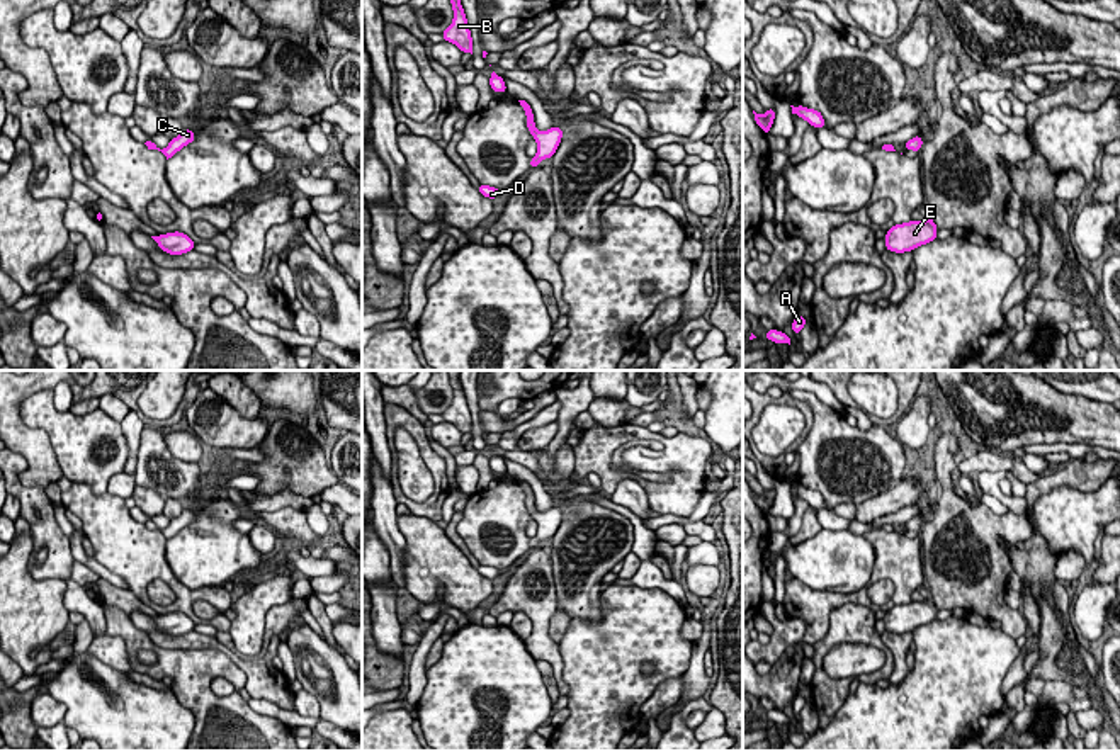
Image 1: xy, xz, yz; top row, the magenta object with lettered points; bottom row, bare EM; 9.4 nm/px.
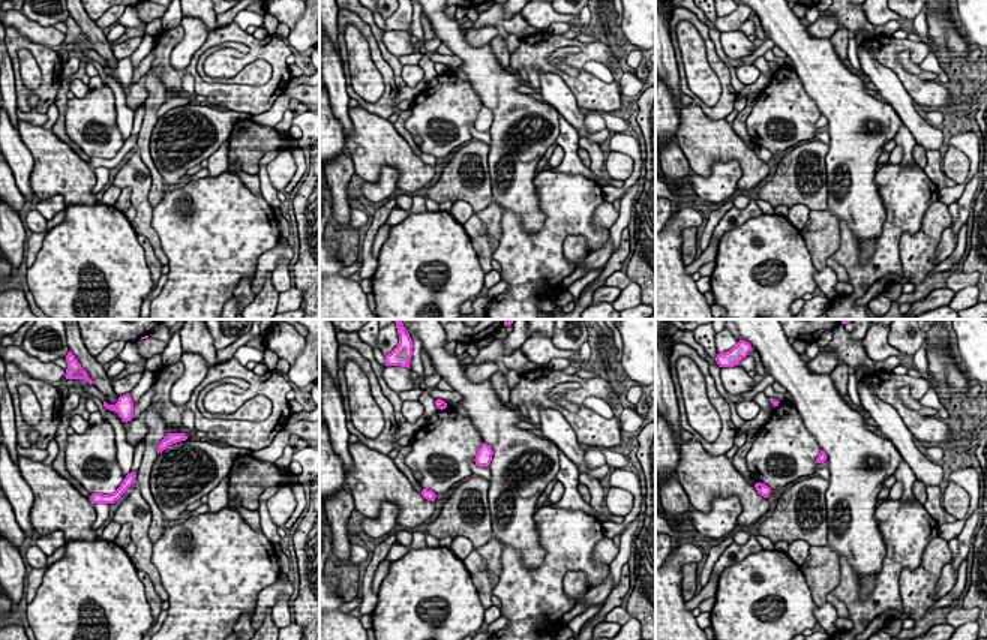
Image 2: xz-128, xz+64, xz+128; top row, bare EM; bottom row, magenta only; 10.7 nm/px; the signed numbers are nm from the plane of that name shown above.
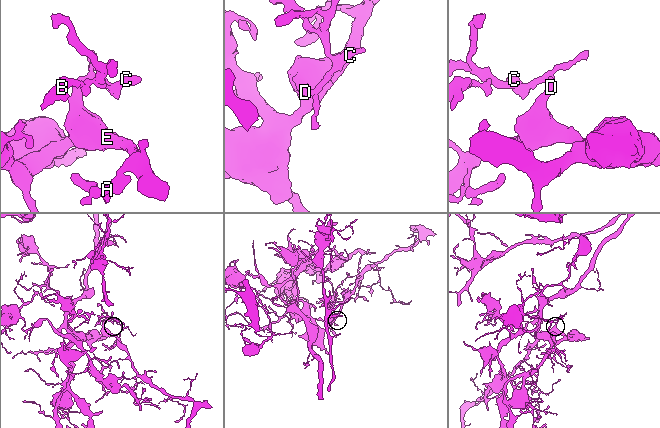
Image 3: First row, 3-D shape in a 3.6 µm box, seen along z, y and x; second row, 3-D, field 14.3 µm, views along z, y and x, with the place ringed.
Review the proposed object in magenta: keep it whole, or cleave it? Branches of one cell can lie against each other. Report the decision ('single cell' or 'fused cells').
single cell

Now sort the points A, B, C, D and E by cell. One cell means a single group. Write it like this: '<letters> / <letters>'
A B C D E

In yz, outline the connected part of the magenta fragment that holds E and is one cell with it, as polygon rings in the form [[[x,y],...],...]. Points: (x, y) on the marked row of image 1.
[[[926,216],[925,221],[894,224],[884,236],[885,250],[894,253],[913,251],[918,246],[936,240],[936,233],[938,228],[930,216]]]

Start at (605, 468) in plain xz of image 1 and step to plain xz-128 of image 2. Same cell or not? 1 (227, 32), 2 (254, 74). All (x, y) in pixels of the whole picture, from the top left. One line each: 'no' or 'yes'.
1: yes
2: no

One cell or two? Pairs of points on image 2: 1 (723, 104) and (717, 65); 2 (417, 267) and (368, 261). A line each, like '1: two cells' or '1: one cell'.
1: one cell
2: two cells

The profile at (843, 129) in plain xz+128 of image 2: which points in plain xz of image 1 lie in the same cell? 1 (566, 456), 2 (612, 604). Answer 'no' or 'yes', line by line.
1: no
2: no

